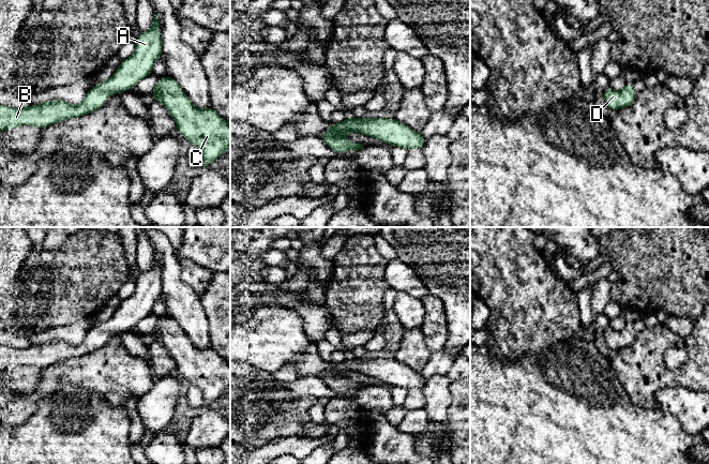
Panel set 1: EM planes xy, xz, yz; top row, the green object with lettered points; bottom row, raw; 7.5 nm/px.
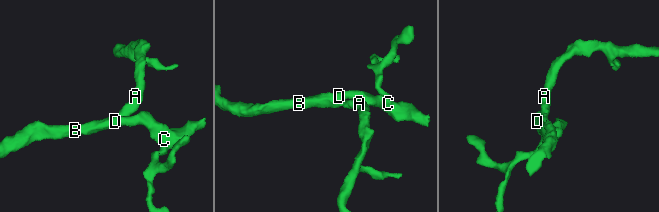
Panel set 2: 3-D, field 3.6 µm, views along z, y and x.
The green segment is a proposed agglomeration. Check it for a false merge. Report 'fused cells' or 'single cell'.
single cell

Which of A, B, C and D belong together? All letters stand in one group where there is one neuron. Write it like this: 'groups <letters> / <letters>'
groups A B C D

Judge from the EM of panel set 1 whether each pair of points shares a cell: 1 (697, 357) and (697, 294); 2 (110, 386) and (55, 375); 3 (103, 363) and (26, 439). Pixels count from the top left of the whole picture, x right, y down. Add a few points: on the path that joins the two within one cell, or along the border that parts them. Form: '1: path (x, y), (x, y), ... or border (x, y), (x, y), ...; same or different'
1: border (697, 318), (694, 323); different
2: path (96, 375), (69, 375); same
3: border (53, 393), (69, 388), (81, 388), (101, 398); different

